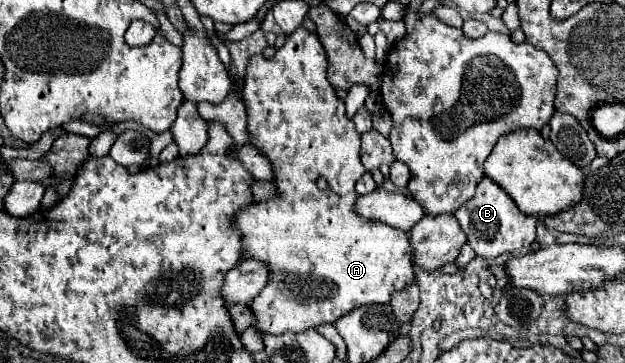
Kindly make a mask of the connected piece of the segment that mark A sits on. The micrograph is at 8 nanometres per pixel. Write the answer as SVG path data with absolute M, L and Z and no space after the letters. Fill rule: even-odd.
M298 27L294 33L290 33L286 37L284 47L276 49L274 57L264 57L264 55L252 55L248 59L248 67L246 67L246 75L242 77L242 99L246 103L246 115L248 115L248 143L252 143L252 147L256 147L262 155L266 155L266 159L272 165L274 171L274 187L276 193L270 201L260 201L260 203L250 203L244 205L230 221L232 227L240 231L240 241L242 241L242 257L244 259L258 259L264 261L264 265L268 267L268 283L266 287L252 299L252 303L248 305L252 315L254 315L254 327L260 335L284 335L284 333L306 333L308 329L316 329L320 325L334 325L340 317L344 317L346 313L354 311L356 307L362 305L372 305L372 303L388 303L390 295L394 291L400 291L404 287L408 287L414 281L414 269L412 269L412 259L410 259L410 245L408 245L408 233L396 227L390 227L386 223L380 221L368 221L364 219L360 213L356 213L356 199L360 197L356 193L356 181L366 173L362 161L360 161L360 133L354 127L354 121L348 119L346 109L344 109L344 101L336 95L336 91L332 89L332 85L326 79L326 53L324 47L320 45L316 33L308 33L304 27ZM318 179L326 181L326 187L320 189L318 187Z

